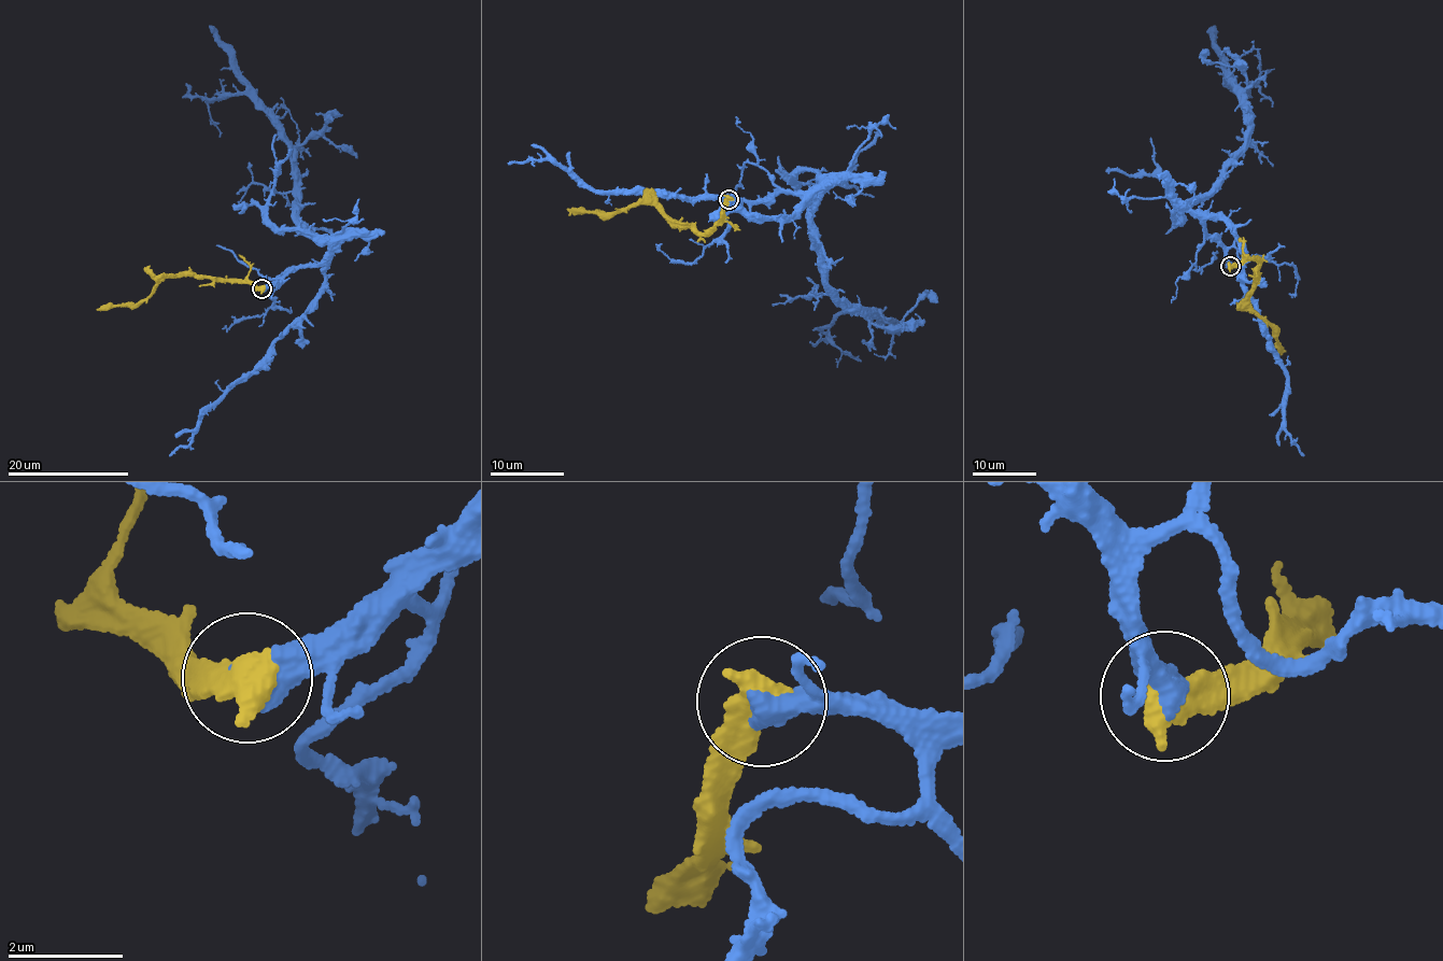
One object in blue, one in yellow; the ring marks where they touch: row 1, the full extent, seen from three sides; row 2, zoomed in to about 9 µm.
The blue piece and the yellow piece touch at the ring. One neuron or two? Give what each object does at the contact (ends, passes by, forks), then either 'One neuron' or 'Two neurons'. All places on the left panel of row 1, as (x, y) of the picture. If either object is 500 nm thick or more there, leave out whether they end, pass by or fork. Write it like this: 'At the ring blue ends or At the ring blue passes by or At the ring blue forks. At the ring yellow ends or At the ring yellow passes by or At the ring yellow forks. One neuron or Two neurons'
One neuron

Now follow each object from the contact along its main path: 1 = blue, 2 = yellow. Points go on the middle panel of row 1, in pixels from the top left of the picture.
1: (727, 198), (825, 182), (810, 229), (828, 288), (877, 315), (834, 316), (826, 341), (810, 341)
2: (727, 198), (720, 220), (701, 235), (651, 203), (603, 215), (584, 211), (574, 213), (566, 209)

